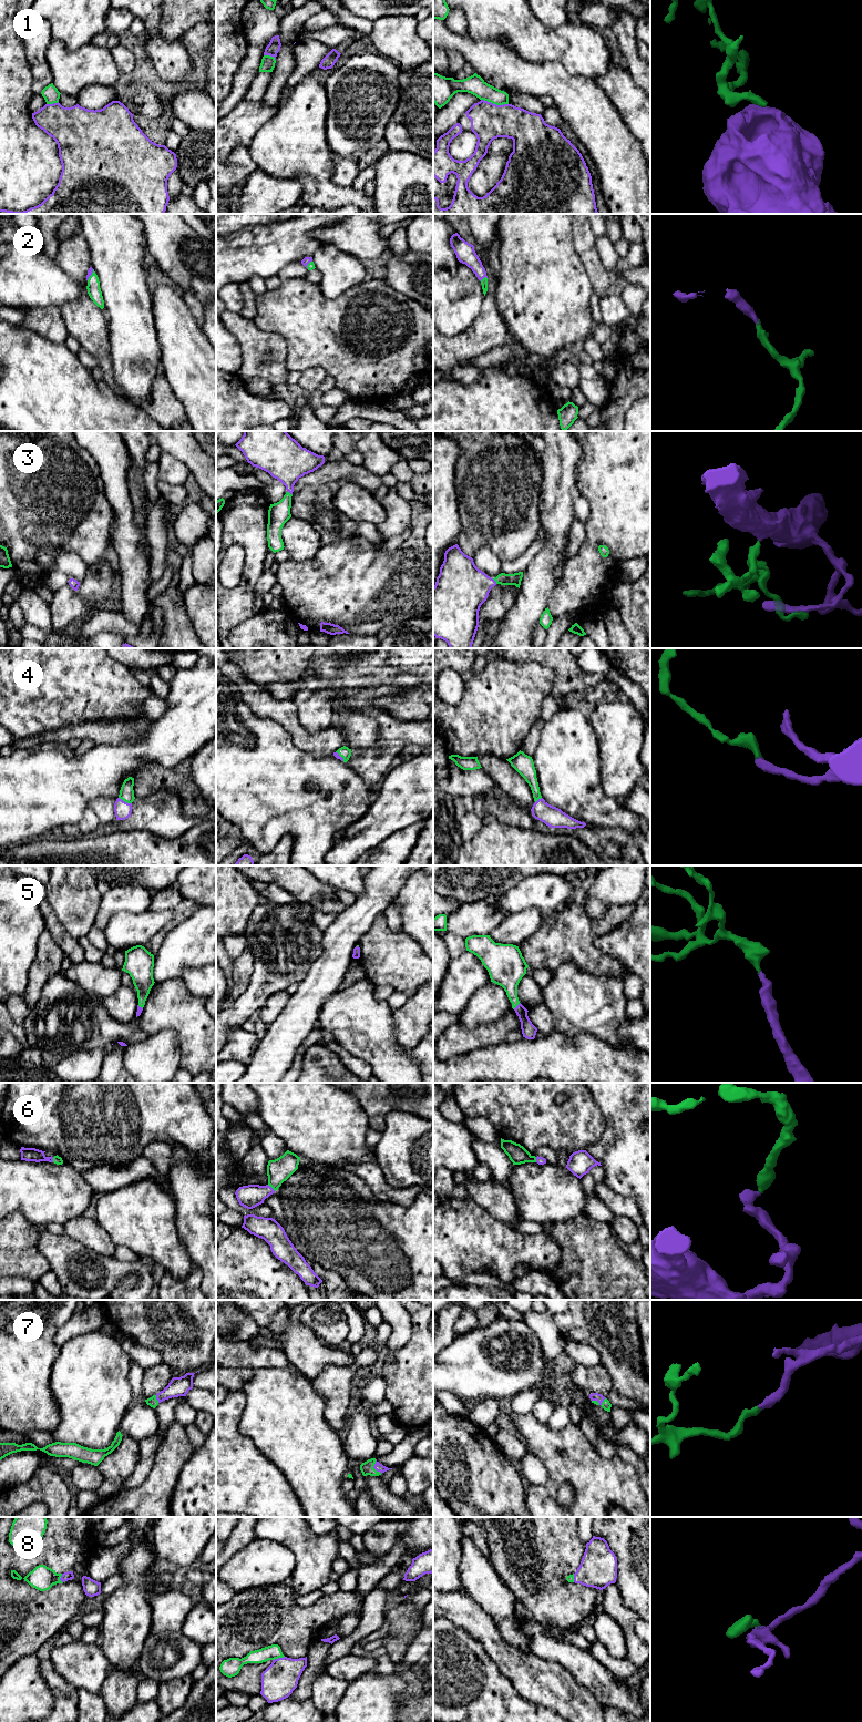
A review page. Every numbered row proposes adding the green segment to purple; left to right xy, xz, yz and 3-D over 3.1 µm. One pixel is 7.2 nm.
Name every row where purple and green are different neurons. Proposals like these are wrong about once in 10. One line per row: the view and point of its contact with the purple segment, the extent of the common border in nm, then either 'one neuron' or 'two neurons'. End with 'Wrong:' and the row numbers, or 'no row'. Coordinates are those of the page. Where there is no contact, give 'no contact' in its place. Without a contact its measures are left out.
1: meets purple in yz at (494, 104); contact 200 nm long; two neurons
2: meets purple in yz at (483, 277); contact 60 nm long; one neuron
3: meets purple in xz at (289, 492); contact 50 nm long; one neuron
4: meets purple in xy at (124, 801); contact 110 nm long; one neuron
5: meets purple in yz at (517, 1005); contact 70 nm long; one neuron
6: meets purple in xz at (270, 1187); contact 80 nm long; one neuron
7: meets purple in xz at (373, 1467); contact 120 nm long; one neuron
8: meets purple in xz at (278, 1658); contact 90 nm long; one neuron
Wrong: 1

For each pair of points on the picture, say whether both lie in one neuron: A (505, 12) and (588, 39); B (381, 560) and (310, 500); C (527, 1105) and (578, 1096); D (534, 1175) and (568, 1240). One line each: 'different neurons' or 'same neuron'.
A: same neuron
B: different neurons
C: same neuron
D: different neurons

